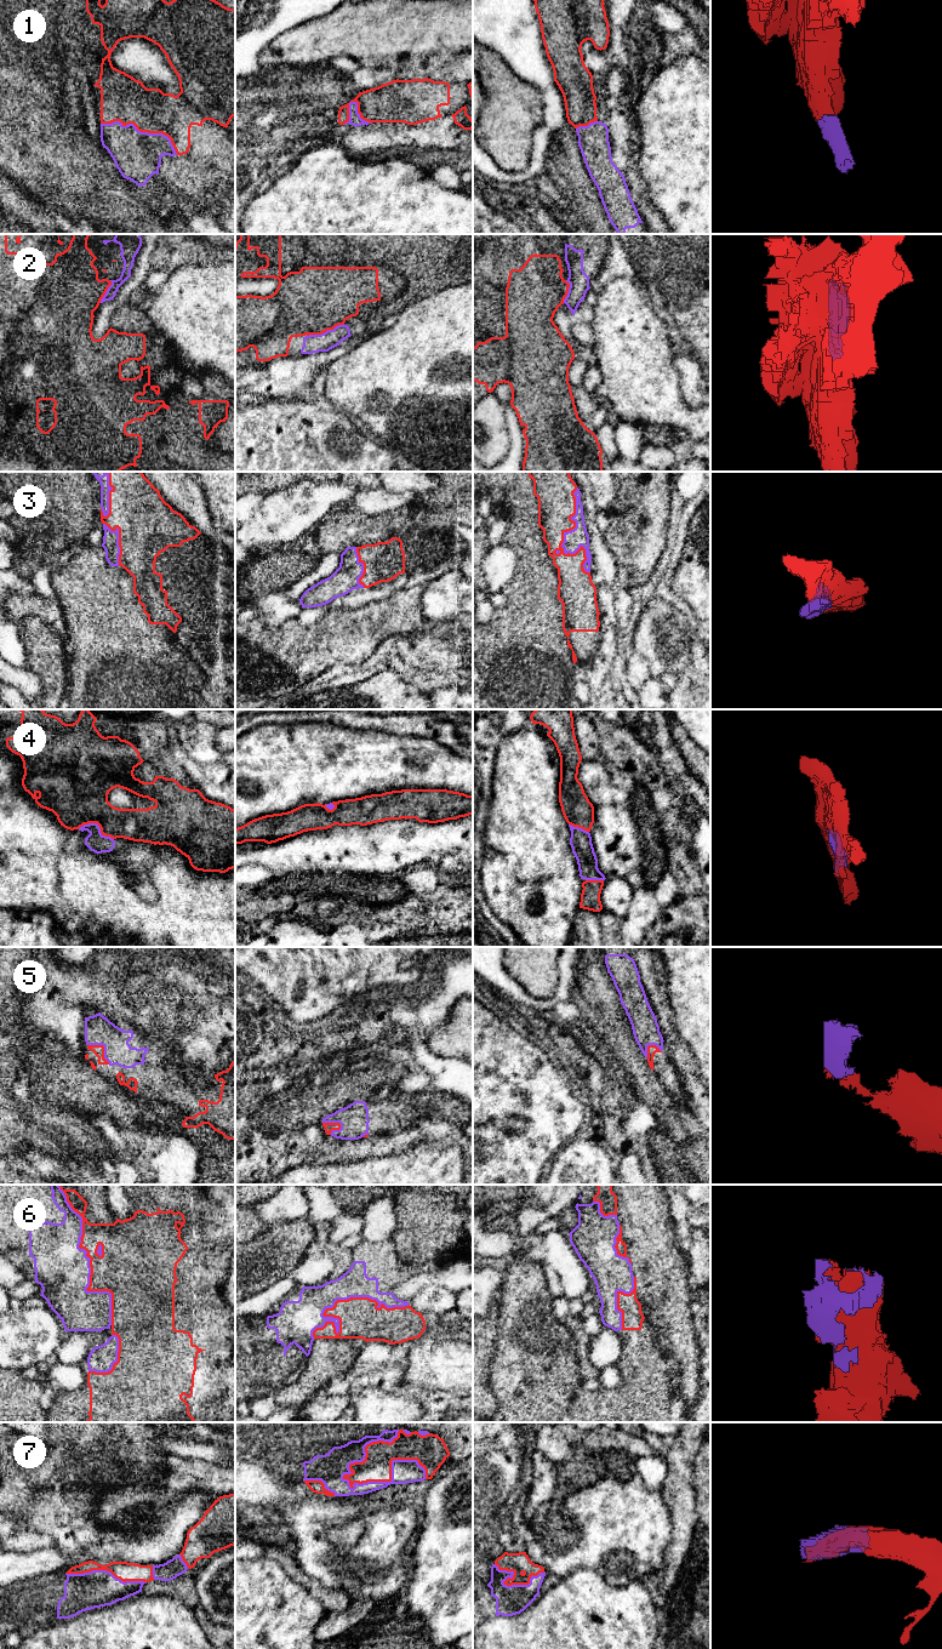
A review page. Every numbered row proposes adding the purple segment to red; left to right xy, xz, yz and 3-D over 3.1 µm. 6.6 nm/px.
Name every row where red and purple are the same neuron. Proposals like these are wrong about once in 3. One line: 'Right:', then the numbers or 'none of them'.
Right: 1, 3, 4, 5, 6, 7

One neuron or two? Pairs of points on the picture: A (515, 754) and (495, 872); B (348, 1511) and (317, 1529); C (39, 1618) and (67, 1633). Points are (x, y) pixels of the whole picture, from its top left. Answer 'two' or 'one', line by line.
A: one
B: one
C: two

